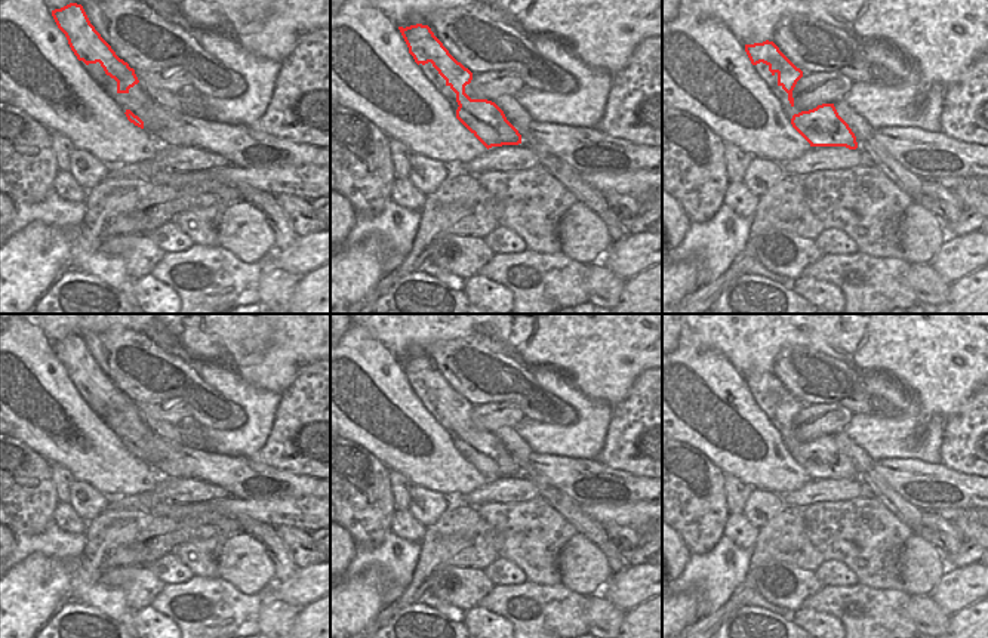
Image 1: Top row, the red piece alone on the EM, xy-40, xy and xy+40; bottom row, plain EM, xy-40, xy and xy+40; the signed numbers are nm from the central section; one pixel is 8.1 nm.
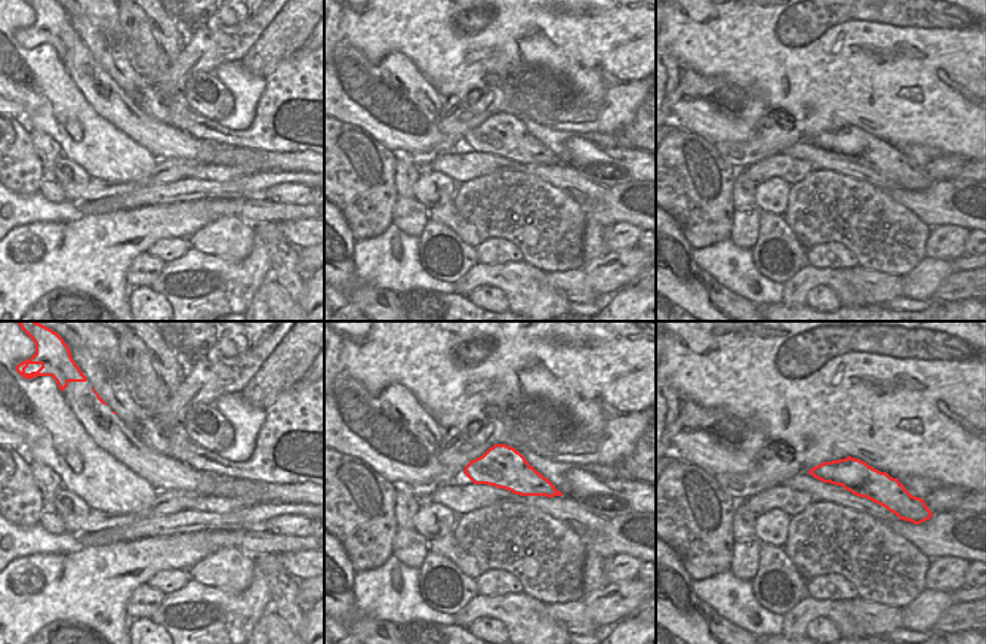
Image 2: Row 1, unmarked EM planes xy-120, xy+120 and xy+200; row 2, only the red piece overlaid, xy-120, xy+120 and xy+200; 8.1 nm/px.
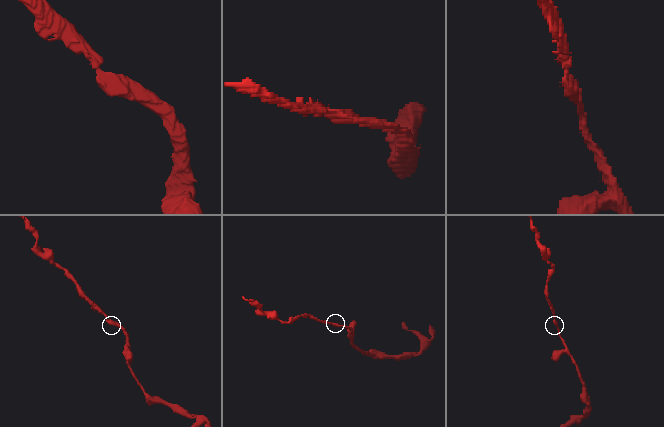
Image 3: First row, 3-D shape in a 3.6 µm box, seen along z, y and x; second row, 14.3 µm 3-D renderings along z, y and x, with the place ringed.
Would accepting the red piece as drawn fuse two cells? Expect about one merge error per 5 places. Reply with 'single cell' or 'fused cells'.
single cell

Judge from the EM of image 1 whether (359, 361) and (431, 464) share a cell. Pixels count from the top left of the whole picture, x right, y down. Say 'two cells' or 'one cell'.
one cell

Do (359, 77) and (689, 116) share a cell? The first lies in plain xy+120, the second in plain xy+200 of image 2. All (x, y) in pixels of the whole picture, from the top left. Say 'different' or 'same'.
same

